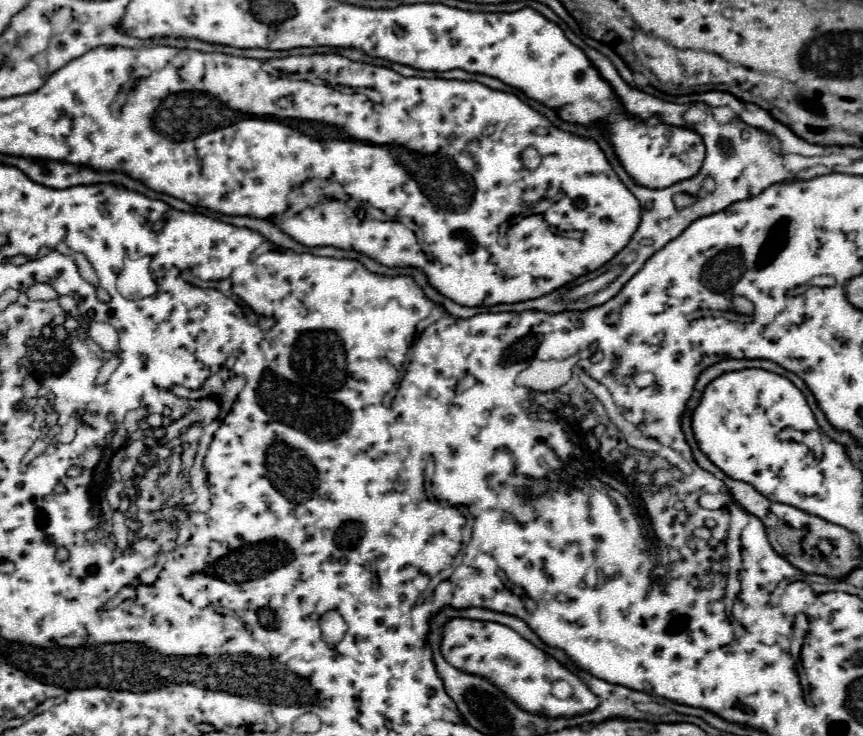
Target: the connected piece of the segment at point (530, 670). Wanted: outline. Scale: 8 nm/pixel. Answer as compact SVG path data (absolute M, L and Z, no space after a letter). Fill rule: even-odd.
M454 617L446 621L442 627L440 651L444 653L444 659L456 669L482 675L488 681L492 681L524 711L542 713L548 717L558 717L558 715L572 717L586 711L594 711L598 707L598 697L574 673L564 669L556 659L548 657L544 651L528 643L524 637L520 637L516 631L512 631L506 625ZM556 681L570 683L572 697L556 699L552 695L552 685Z

